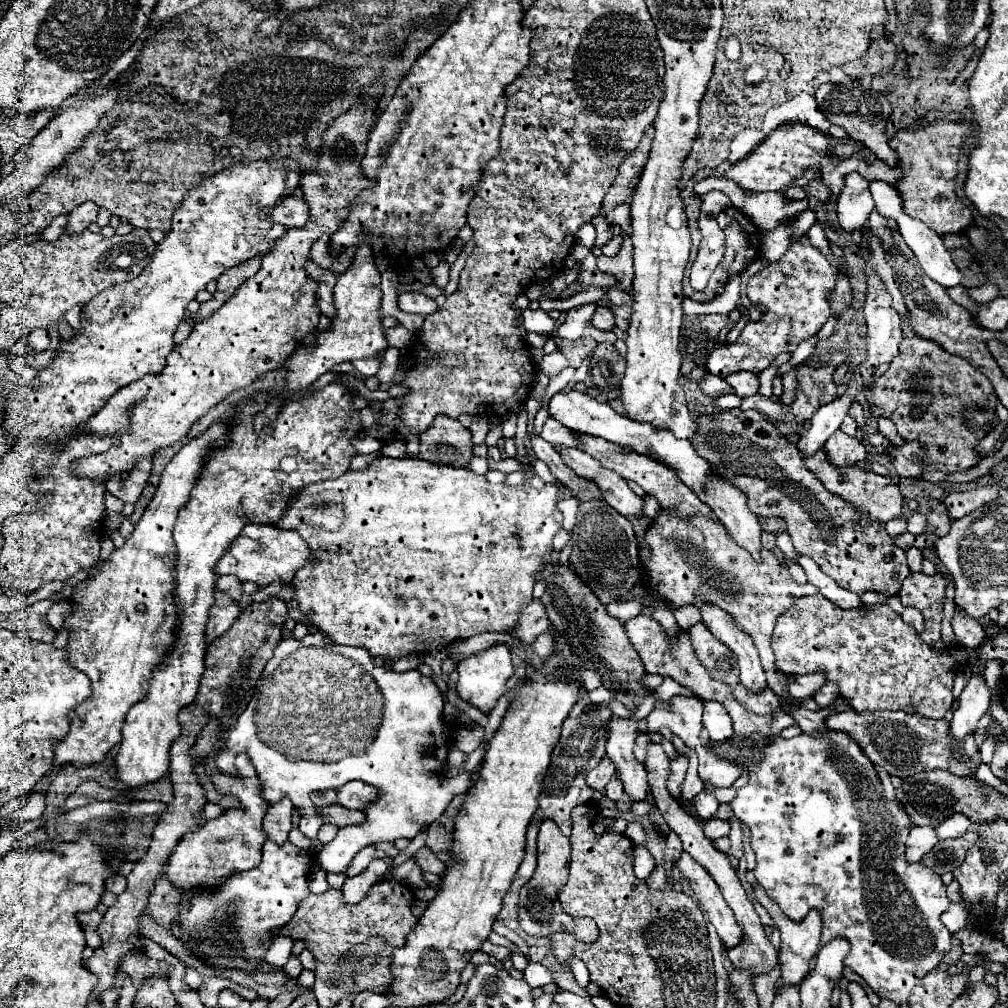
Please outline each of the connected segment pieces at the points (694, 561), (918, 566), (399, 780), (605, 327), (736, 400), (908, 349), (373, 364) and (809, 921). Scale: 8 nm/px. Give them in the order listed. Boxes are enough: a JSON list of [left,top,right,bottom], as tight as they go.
[[646,511,834,735],[906,547,924,573],[216,633,470,873],[592,307,614,331],[714,394,740,409],[866,339,996,473],[352,357,378,377],[756,885,822,985]]

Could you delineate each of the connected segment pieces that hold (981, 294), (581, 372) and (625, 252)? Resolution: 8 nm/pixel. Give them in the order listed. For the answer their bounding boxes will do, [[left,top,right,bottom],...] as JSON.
[[970,283,998,303],[565,356,592,390],[598,231,634,291]]

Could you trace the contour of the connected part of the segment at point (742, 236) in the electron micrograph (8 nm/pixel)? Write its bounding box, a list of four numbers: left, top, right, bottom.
[684,207,762,303]

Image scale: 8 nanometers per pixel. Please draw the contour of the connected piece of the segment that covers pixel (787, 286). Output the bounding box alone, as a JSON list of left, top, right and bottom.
[706,235,836,377]

